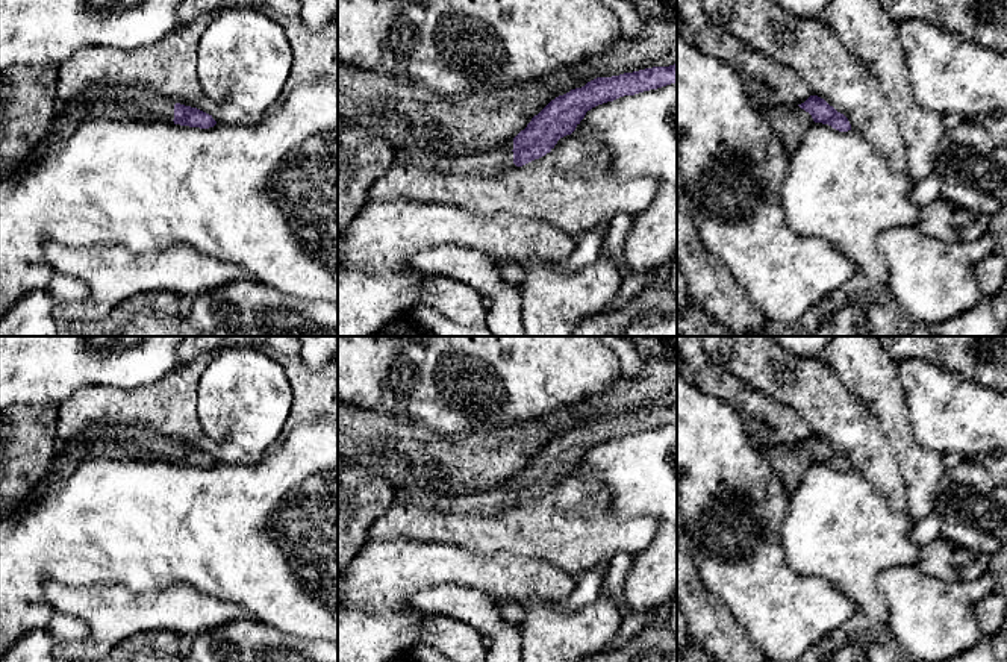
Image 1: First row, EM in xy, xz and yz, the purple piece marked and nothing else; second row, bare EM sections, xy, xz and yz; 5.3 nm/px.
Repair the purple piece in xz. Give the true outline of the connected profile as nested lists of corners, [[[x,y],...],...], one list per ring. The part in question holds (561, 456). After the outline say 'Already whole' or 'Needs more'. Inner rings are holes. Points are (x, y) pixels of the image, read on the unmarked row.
[[[677,403],[653,406],[612,417],[597,417],[581,427],[551,439],[532,457],[515,477],[489,489],[488,501],[471,507],[472,512],[489,514],[497,511],[506,494],[513,492],[513,503],[522,506],[550,492],[557,480],[571,474],[586,451],[624,435],[657,429],[677,421]]]. Needs more

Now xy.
[[[156,435],[150,441],[153,459],[174,461],[174,464],[209,468],[217,464],[212,454],[191,445],[176,442],[174,439]]]. Needs more

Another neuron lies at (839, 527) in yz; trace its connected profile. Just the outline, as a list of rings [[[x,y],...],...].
[[[813,462],[797,491],[789,495],[781,544],[793,573],[830,582],[869,621],[887,624],[889,607],[877,580],[886,568],[918,564],[922,547],[909,539],[913,526],[915,520],[907,511],[890,511],[881,491],[860,473]]]

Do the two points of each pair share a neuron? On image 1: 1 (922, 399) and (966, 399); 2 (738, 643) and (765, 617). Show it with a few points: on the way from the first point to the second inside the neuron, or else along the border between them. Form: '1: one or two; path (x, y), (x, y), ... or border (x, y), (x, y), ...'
1: one; path (933, 399), (956, 399)
2: two; border (726, 605), (735, 621), (756, 646)

